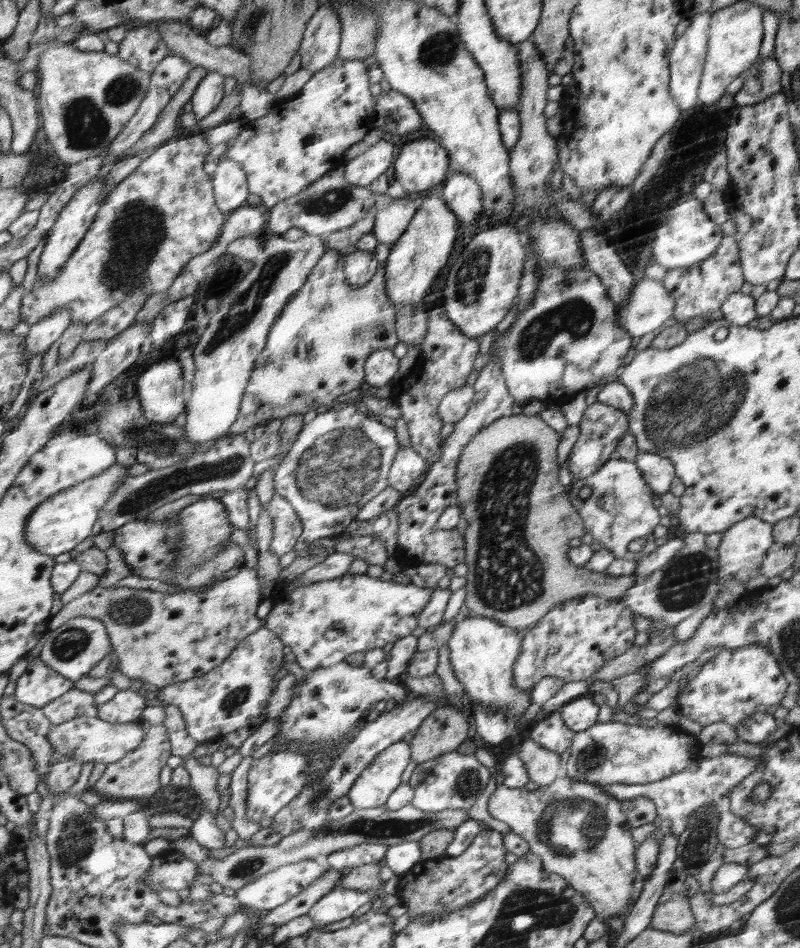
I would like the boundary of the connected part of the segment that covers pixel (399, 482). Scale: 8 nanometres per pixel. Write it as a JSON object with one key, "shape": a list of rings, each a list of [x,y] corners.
{"shape":[[[400,446],[388,472],[388,486],[405,494],[414,492],[426,478],[426,460],[411,446]]]}

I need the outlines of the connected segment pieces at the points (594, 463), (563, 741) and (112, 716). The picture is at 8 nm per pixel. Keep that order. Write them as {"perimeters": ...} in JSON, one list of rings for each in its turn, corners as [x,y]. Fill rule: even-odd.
{"perimeters":[[[[597,400],[587,406],[577,427],[579,428],[579,439],[576,440],[567,462],[574,481],[592,476],[596,470],[603,468],[604,464],[611,460],[618,441],[626,431],[630,430],[630,417],[618,407]]],[[[559,711],[548,713],[541,722],[533,726],[529,738],[540,743],[540,746],[561,754],[570,748],[575,732],[566,726]]],[[[126,689],[121,690],[108,704],[99,705],[97,715],[114,724],[132,723],[140,721],[148,707],[144,694]]]]}

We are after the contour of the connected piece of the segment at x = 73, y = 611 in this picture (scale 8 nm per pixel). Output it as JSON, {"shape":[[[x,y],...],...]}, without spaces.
{"shape":[[[240,567],[238,574],[206,591],[164,594],[134,588],[102,588],[79,596],[53,616],[51,630],[78,617],[102,619],[112,630],[112,643],[122,658],[122,672],[132,681],[142,680],[159,688],[204,677],[219,669],[244,640],[260,626],[256,608],[260,600],[253,568]]]}

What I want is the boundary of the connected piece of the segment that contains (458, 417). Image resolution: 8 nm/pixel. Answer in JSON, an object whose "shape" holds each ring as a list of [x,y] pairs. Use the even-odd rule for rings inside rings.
{"shape":[[[466,383],[464,386],[450,390],[446,393],[438,405],[438,414],[443,424],[446,422],[456,423],[462,421],[471,405],[474,404],[475,396],[472,385]]]}

